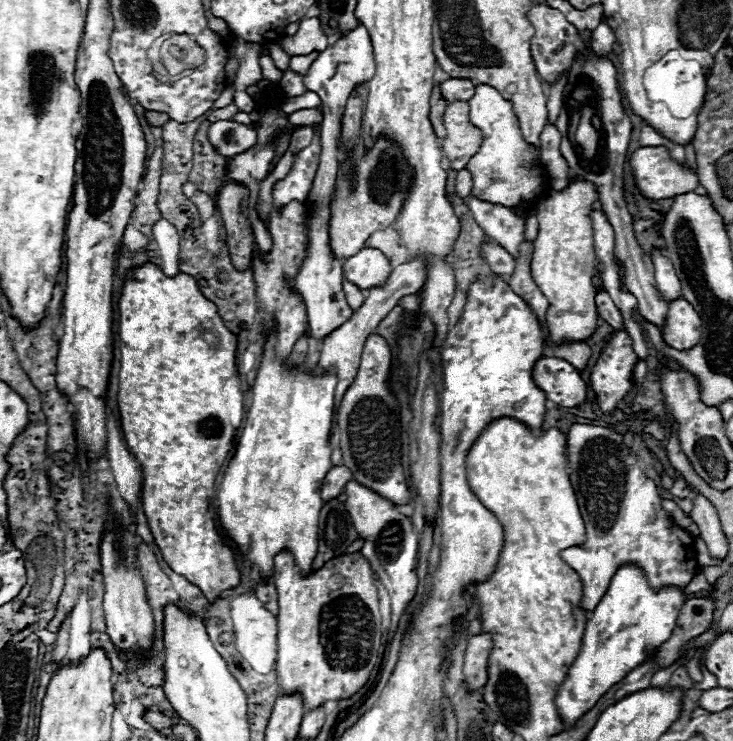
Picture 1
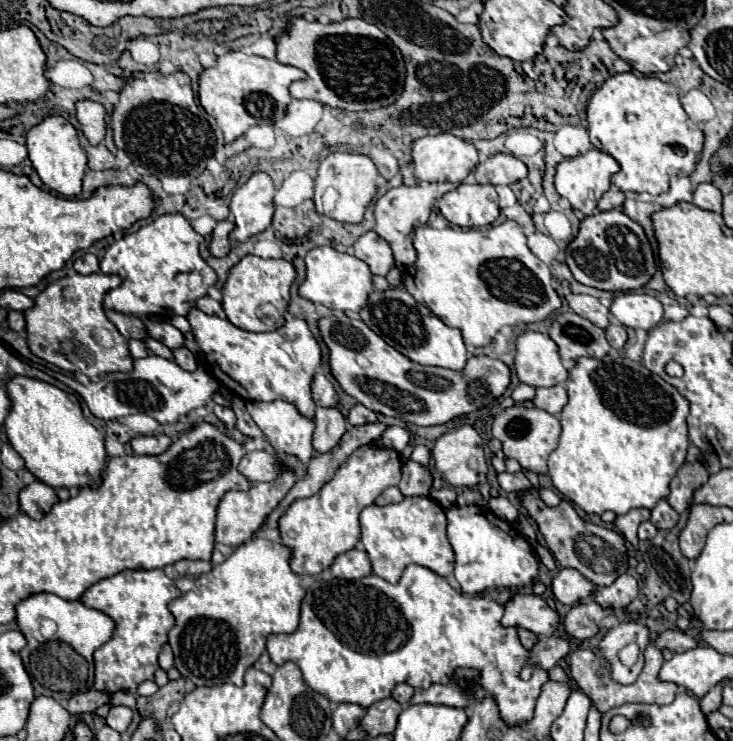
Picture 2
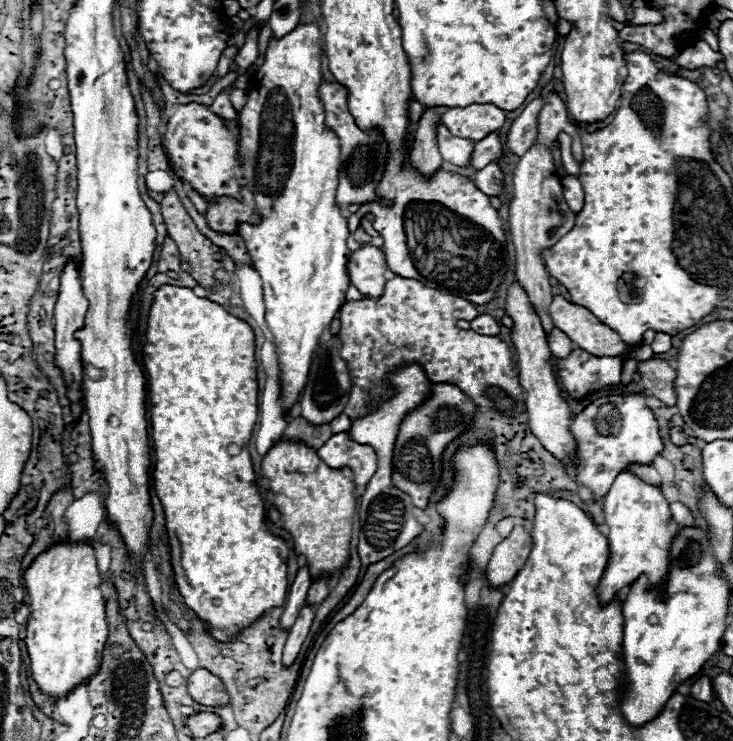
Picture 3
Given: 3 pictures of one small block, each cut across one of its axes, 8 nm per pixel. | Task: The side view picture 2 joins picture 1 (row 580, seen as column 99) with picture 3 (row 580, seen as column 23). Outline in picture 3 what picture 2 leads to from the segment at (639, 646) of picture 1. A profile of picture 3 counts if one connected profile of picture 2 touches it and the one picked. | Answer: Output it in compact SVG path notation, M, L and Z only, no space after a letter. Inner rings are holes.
M630 470L620 472L606 498L604 498L606 526L608 526L608 544L610 544L610 562L598 584L598 598L610 602L622 586L632 584L640 574L646 574L652 586L660 586L668 570L668 548L678 530L678 524L672 518L668 502L658 486L652 486L640 480Z

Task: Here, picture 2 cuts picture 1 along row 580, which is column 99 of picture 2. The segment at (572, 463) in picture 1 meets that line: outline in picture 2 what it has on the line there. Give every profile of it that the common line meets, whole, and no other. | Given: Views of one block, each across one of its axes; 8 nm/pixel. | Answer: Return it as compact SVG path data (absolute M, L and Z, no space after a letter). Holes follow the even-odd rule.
M124 570L110 578L100 580L90 586L82 602L108 614L116 622L112 640L102 644L94 652L96 660L96 682L94 688L114 694L118 690L136 692L136 688L154 678L158 666L158 654L162 644L168 640L168 630L174 626L174 616L170 612L170 602L182 596L174 586L174 580L164 574L164 570Z

